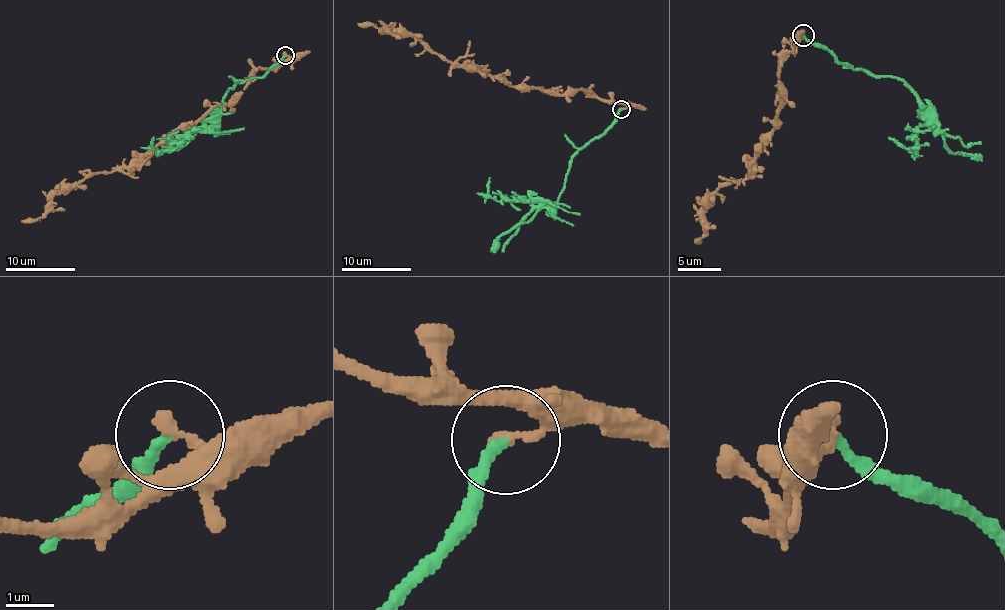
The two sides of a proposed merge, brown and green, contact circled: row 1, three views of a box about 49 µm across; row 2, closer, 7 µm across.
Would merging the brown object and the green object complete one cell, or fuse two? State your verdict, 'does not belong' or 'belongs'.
does not belong

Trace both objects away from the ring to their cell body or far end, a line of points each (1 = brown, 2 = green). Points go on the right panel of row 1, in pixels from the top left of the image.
1: (802, 36), (781, 64), (776, 125), (755, 155), (755, 168), (742, 181), (727, 181), (711, 196), (696, 242)
2: (802, 36), (839, 62), (880, 77), (898, 77), (917, 99), (924, 125), (915, 142), (917, 155), (889, 138)

